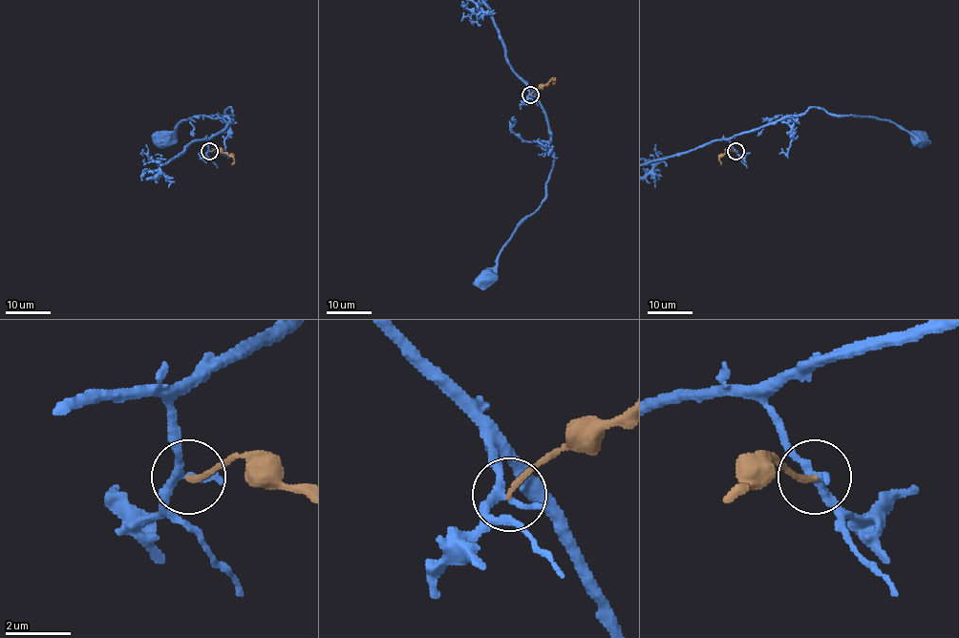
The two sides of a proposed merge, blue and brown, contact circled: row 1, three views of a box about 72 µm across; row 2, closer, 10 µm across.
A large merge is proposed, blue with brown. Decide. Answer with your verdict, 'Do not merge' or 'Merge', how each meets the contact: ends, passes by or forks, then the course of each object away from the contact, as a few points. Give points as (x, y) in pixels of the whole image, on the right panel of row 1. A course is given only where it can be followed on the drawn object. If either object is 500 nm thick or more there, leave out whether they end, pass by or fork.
Do not merge. At the ring blue passes by. At the ring brown ends. Course of blue: (735, 151), (730, 139), (740, 133), (816, 107), (832, 114), (889, 120), (919, 133), (919, 138). Course of brown: (735, 151), (730, 149), (725, 152), (719, 158), (720, 165)

